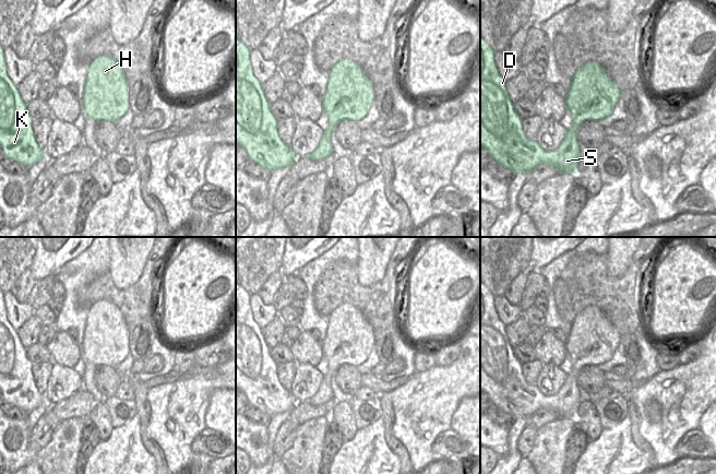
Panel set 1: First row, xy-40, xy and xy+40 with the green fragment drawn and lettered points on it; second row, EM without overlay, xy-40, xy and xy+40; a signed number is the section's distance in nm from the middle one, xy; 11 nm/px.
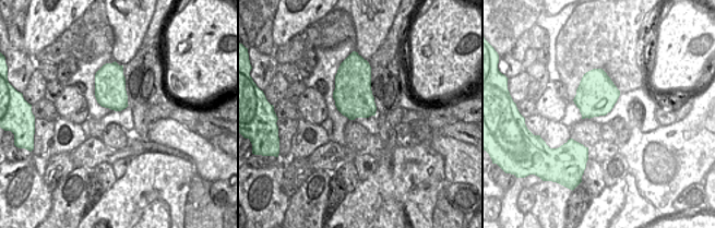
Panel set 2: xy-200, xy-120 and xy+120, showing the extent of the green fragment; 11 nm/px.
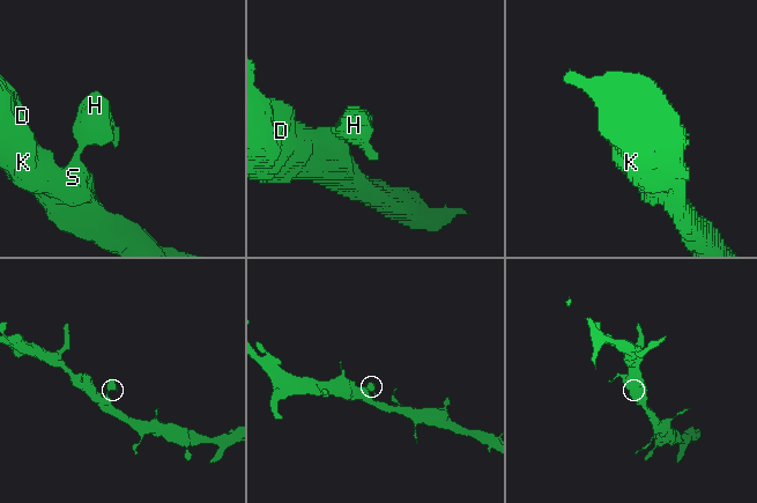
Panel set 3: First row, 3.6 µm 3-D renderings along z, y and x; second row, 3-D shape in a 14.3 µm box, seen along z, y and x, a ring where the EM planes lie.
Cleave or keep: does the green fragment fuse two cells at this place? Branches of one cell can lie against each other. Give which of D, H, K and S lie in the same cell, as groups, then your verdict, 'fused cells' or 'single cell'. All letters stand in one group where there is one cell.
groups D H K S; single cell

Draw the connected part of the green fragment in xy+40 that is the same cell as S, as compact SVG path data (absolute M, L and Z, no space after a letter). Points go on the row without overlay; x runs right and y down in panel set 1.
M480 281L480 390L514 418L529 417L539 408L551 408L558 418L576 418L582 403L577 375L585 366L599 366L611 359L621 341L617 329L596 306L577 313L565 342L573 368L559 392L546 396L524 379L522 363L515 357L505 324L496 311L494 297Z

